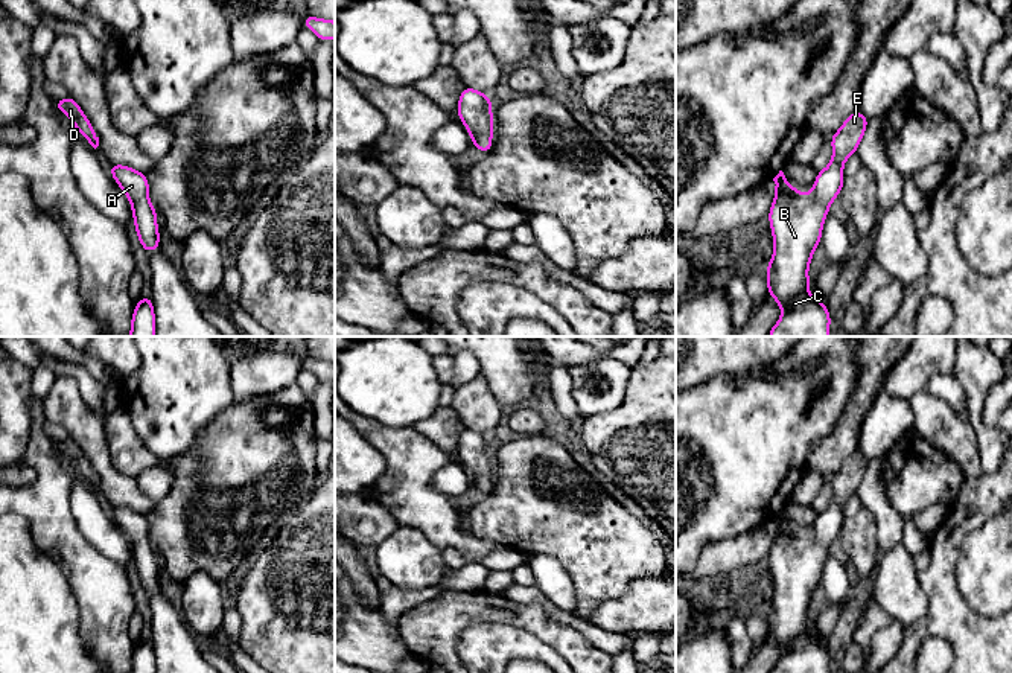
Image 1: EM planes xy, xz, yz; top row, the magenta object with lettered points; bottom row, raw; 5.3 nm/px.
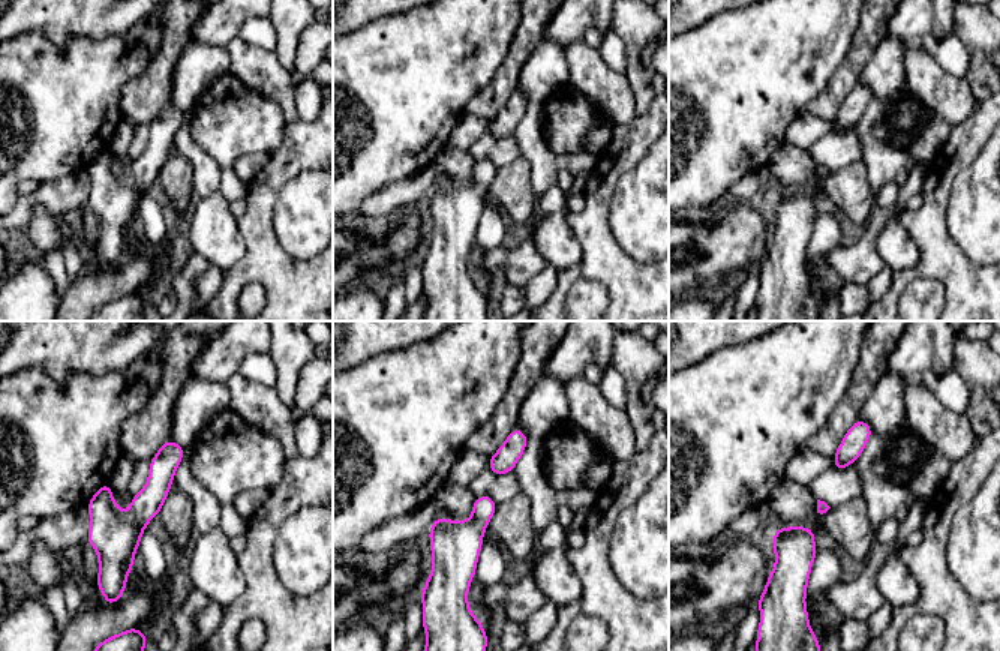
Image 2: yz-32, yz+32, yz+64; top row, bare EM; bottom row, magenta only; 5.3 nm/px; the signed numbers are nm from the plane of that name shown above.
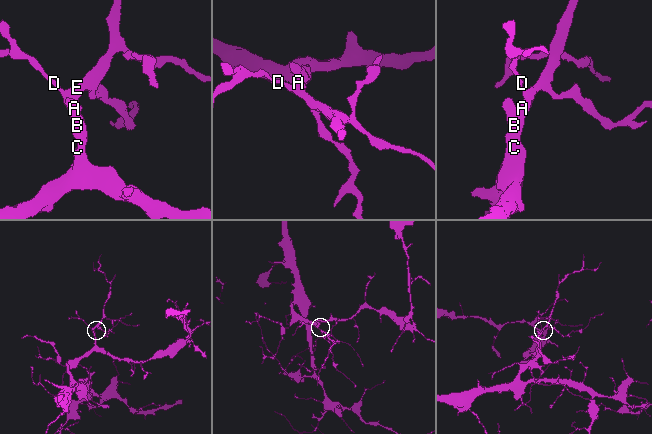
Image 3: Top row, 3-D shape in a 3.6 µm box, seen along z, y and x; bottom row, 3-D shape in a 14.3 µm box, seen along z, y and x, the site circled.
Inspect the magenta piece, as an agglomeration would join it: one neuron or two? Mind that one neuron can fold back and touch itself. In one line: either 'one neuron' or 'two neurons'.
one neuron

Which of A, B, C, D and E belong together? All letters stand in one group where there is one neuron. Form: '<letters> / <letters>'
A B C D E

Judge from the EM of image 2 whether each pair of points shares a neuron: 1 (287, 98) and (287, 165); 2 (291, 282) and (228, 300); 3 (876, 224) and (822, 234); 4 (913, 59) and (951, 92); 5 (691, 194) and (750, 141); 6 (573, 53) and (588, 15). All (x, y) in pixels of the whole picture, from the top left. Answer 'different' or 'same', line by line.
1: different
2: same
3: different
4: same
5: same
6: different

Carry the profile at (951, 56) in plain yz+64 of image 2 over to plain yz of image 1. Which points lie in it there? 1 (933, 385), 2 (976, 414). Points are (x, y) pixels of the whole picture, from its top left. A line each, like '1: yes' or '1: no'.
1: yes
2: no

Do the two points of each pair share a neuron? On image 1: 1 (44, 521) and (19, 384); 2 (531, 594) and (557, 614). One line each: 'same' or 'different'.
1: different
2: same

